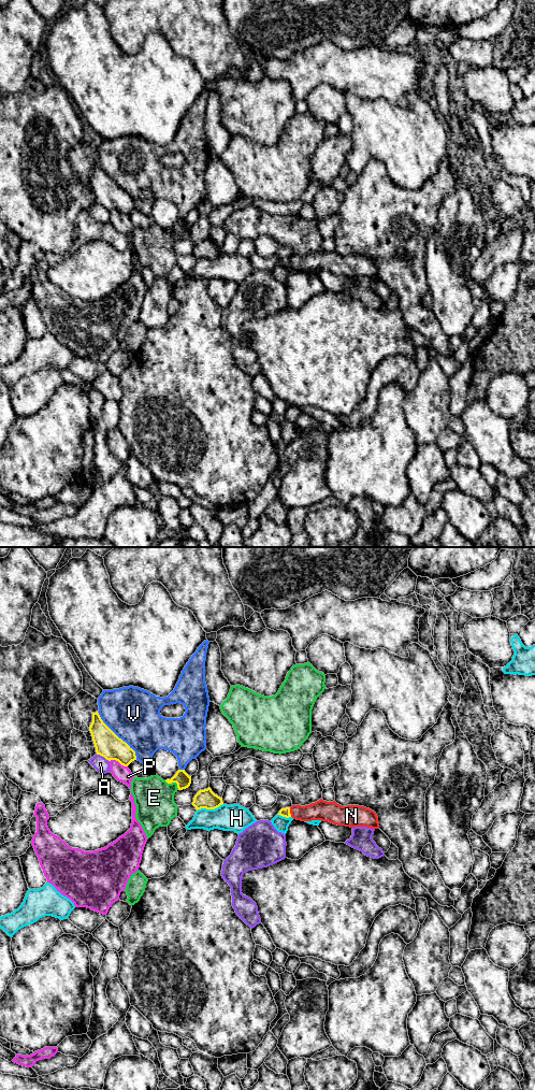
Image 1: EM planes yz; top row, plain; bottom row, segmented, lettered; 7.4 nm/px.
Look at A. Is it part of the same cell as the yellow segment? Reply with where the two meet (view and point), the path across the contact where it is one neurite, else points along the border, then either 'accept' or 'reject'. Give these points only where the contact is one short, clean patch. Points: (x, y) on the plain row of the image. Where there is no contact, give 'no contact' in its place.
contact yz (103, 205); reject

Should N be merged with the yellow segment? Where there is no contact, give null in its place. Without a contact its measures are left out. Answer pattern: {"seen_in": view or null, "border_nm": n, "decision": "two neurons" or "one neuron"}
{"seen_in": "yz", "border_nm": 70, "decision": "one neuron"}

